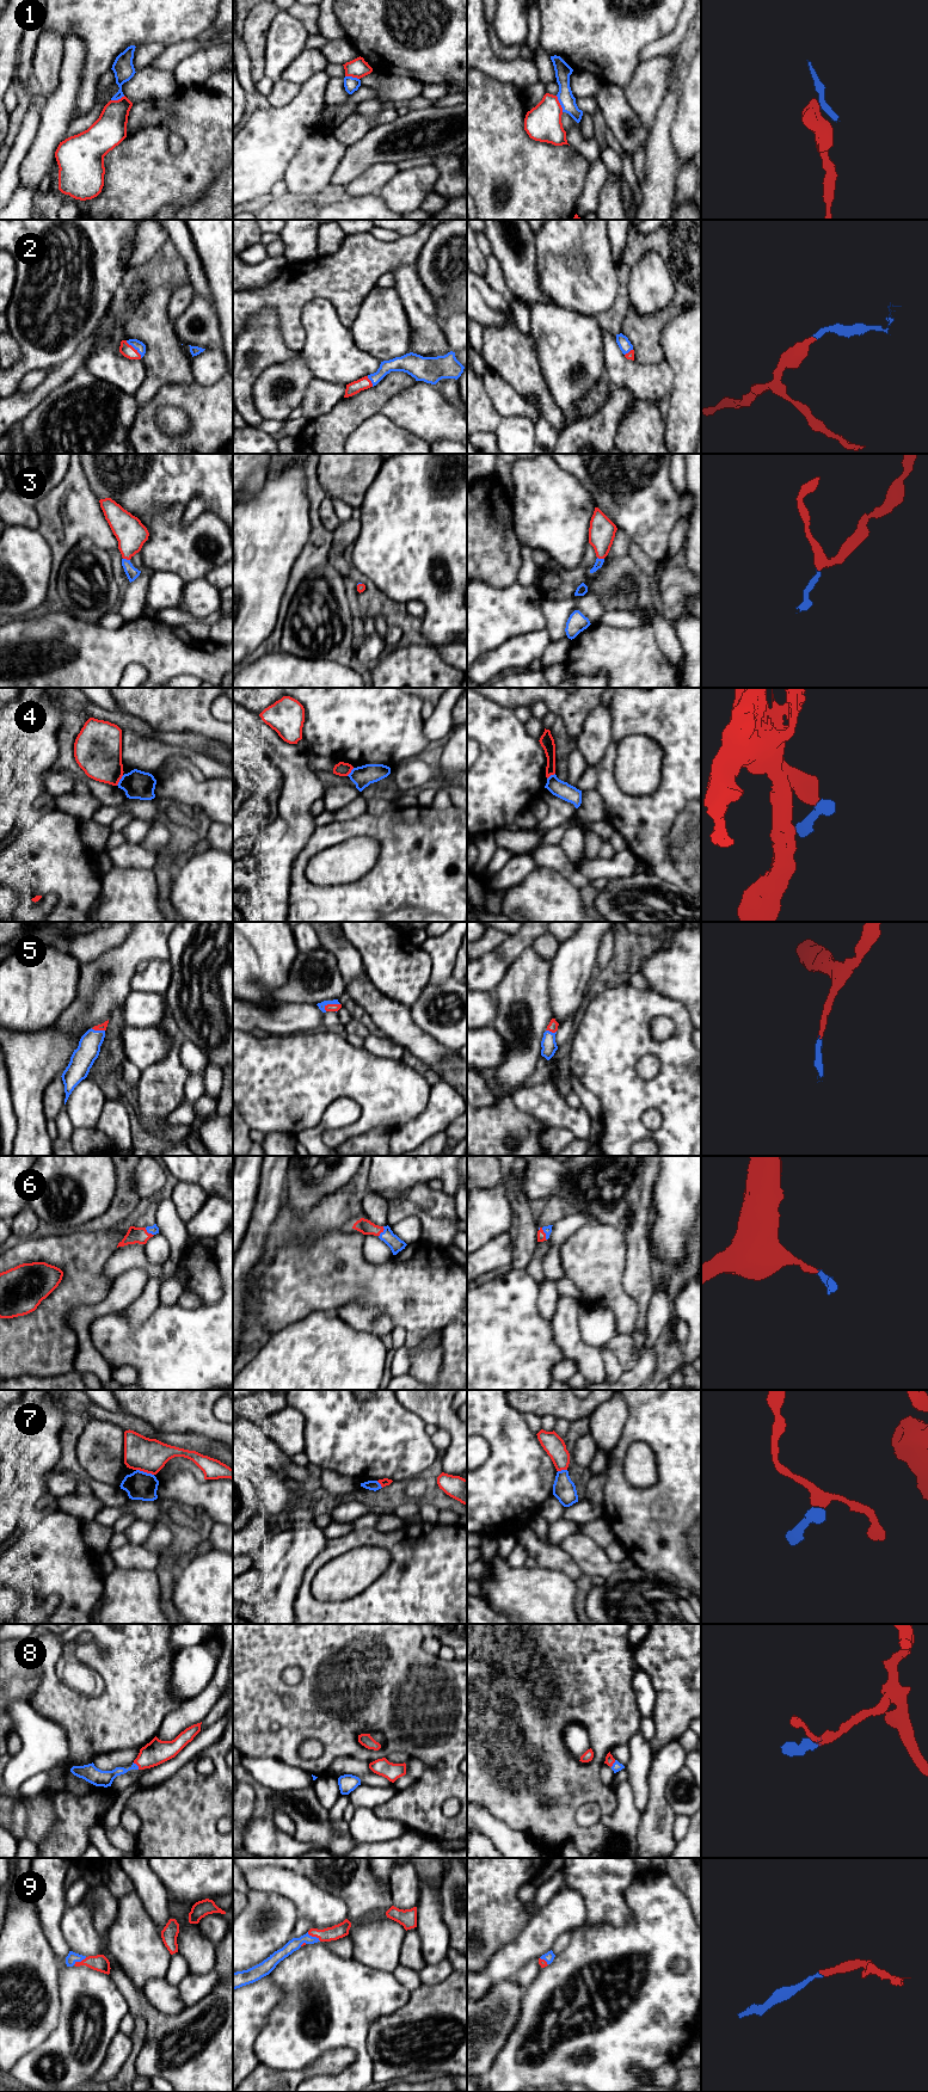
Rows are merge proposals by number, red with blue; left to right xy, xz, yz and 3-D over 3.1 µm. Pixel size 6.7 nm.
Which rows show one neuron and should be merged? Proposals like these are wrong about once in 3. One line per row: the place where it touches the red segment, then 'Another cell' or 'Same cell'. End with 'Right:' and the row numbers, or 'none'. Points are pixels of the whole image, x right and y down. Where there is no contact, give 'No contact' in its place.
1: Touches red at yz (559, 104). Another cell
2: Touches red at xy (134, 349). Same cell
3: Touches red at xy (127, 559). Same cell
4: Touches red at xy (120, 779). Another cell
5: Touches red at xz (331, 1004). Same cell
6: Touches red at yz (545, 1234). Same cell
7: Touches red at xy (145, 1471). Another cell
8: Touches red at xy (136, 1764). Same cell
9: Touches red at xz (314, 1936). Same cell
Right: 2, 3, 5, 6, 8, 9

